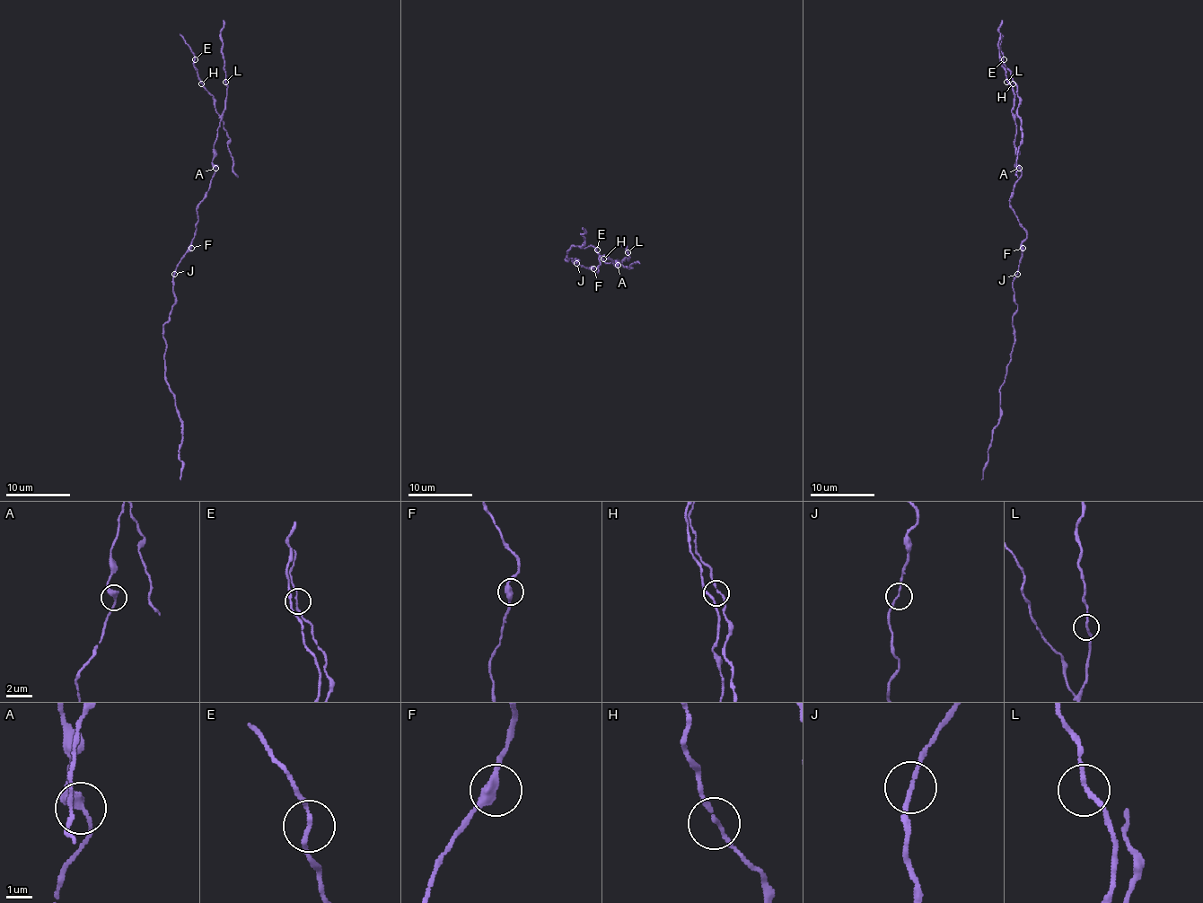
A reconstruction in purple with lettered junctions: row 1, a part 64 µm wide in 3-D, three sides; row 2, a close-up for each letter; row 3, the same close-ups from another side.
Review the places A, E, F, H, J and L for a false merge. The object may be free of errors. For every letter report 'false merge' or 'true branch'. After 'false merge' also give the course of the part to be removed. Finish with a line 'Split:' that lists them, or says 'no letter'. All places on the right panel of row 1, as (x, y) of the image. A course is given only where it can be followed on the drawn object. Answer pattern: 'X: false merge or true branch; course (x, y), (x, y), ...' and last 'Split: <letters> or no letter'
A: true branch
E: true branch
F: true branch
H: true branch
J: true branch
L: true branch
Split: no letter

